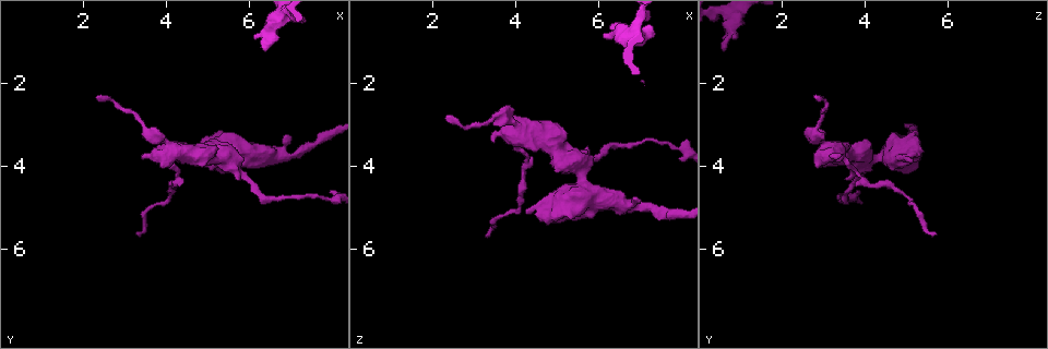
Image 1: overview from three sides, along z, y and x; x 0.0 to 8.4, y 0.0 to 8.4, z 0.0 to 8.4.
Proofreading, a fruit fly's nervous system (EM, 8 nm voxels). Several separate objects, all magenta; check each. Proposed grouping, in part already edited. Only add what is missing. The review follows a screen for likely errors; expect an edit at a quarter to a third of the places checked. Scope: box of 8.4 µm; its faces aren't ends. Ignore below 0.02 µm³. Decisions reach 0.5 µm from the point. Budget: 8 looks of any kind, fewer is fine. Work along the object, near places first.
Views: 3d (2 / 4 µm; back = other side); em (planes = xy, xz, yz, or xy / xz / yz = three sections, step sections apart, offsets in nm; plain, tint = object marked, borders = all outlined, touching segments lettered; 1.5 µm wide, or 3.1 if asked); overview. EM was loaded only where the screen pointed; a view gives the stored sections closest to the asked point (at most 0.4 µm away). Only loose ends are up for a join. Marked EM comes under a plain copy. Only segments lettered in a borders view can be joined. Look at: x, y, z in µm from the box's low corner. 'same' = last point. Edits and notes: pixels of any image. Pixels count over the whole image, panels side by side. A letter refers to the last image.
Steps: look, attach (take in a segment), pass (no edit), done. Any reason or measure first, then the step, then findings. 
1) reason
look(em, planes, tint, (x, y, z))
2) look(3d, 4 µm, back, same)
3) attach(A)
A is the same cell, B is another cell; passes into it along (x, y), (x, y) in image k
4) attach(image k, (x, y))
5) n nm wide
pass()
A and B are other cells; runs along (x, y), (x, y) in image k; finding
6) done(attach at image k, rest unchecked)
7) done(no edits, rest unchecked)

thick end
look(em, planes, borders, (3.45, 3.75, 3.45))

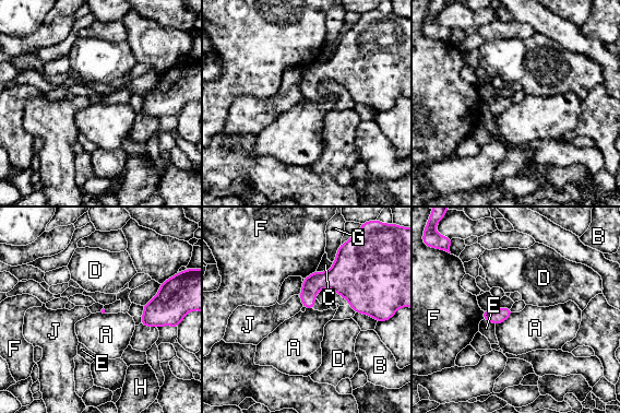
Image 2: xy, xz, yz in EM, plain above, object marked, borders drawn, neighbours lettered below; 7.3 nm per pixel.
pass()
A, B, C, D, E, F, G, H and J are other cells; border along (513, 313), (496, 325) in image 2; none of them fits

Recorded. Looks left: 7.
free end
look(3d, 2 µm, (6.95, 3.25, 4.75))

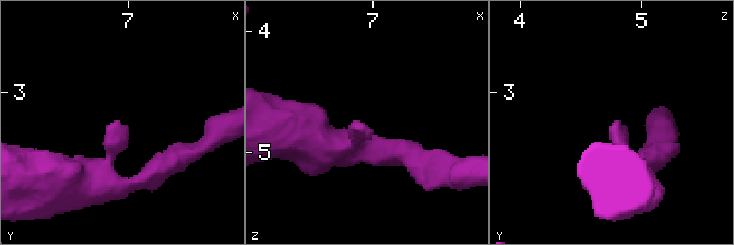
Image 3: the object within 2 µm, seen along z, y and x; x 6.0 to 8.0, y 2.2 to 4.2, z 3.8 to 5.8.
look(em, yz, step 4, tint, (6.88, 3.28, 4.74))

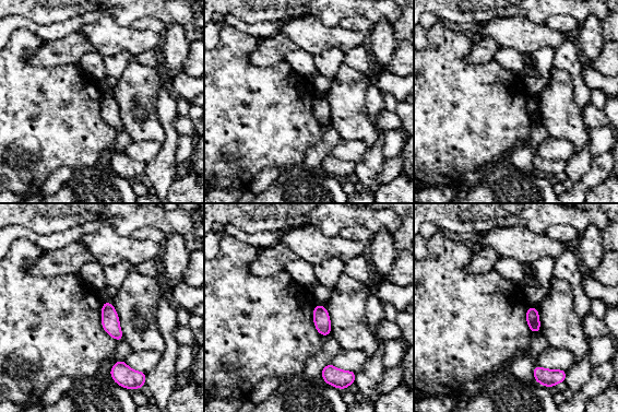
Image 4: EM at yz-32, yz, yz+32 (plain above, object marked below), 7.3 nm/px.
cut it another way
look(em, planes, borders, same)

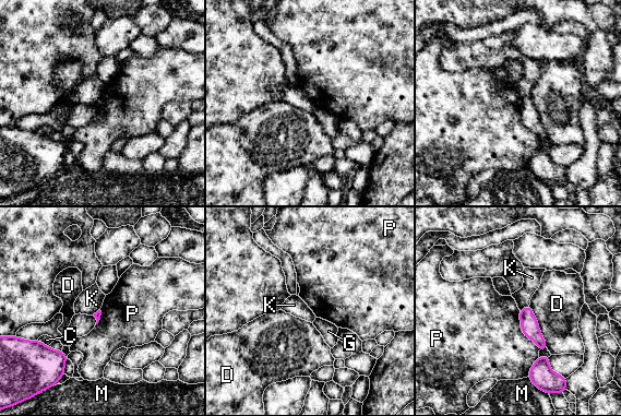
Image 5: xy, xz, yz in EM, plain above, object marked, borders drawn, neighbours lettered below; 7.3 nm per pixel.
pass()
C, D, G, K, M and P are other cells; no lettered segment goes on from it

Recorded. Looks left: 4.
long arm stops here
look(3d, 2 µm, (3.35, 5.55, 5.75))

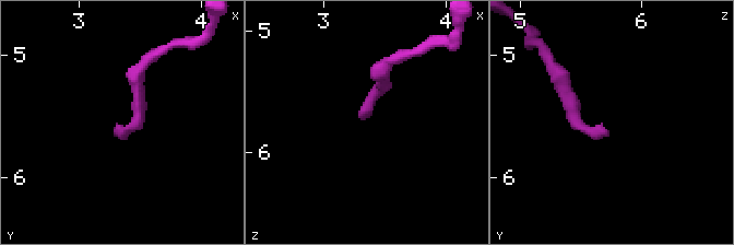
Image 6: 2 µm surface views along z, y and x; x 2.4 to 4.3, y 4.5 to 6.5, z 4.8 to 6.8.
shape alone is not enough
look(em, 3.1 µm, yz, step 16, tint, (3.28, 5.60, 5.68))

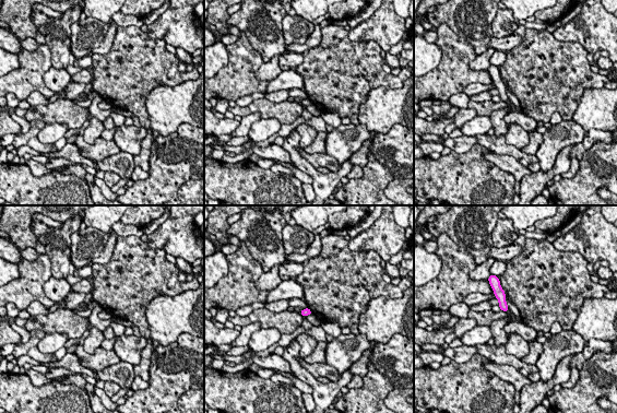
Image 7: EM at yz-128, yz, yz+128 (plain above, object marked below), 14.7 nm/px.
cut it another way
look(em, 3.1 µm, planes, borders, same)

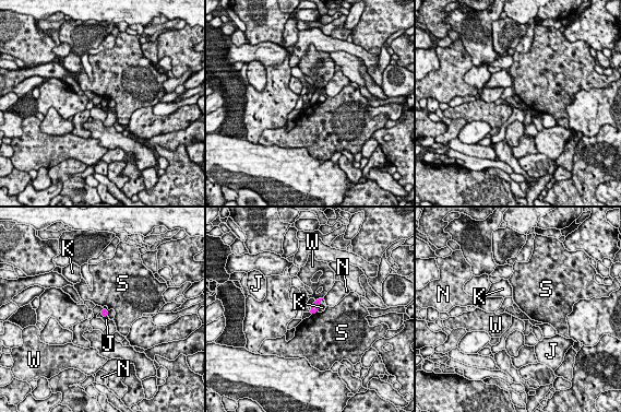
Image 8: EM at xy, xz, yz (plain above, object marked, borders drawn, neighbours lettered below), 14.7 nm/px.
100 nm wide
pass()
J, K, N, S and W are other cells; border along (317, 310), (311, 315) in image 8; none of them fits

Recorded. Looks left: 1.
done(no edits, rest unchecked)

